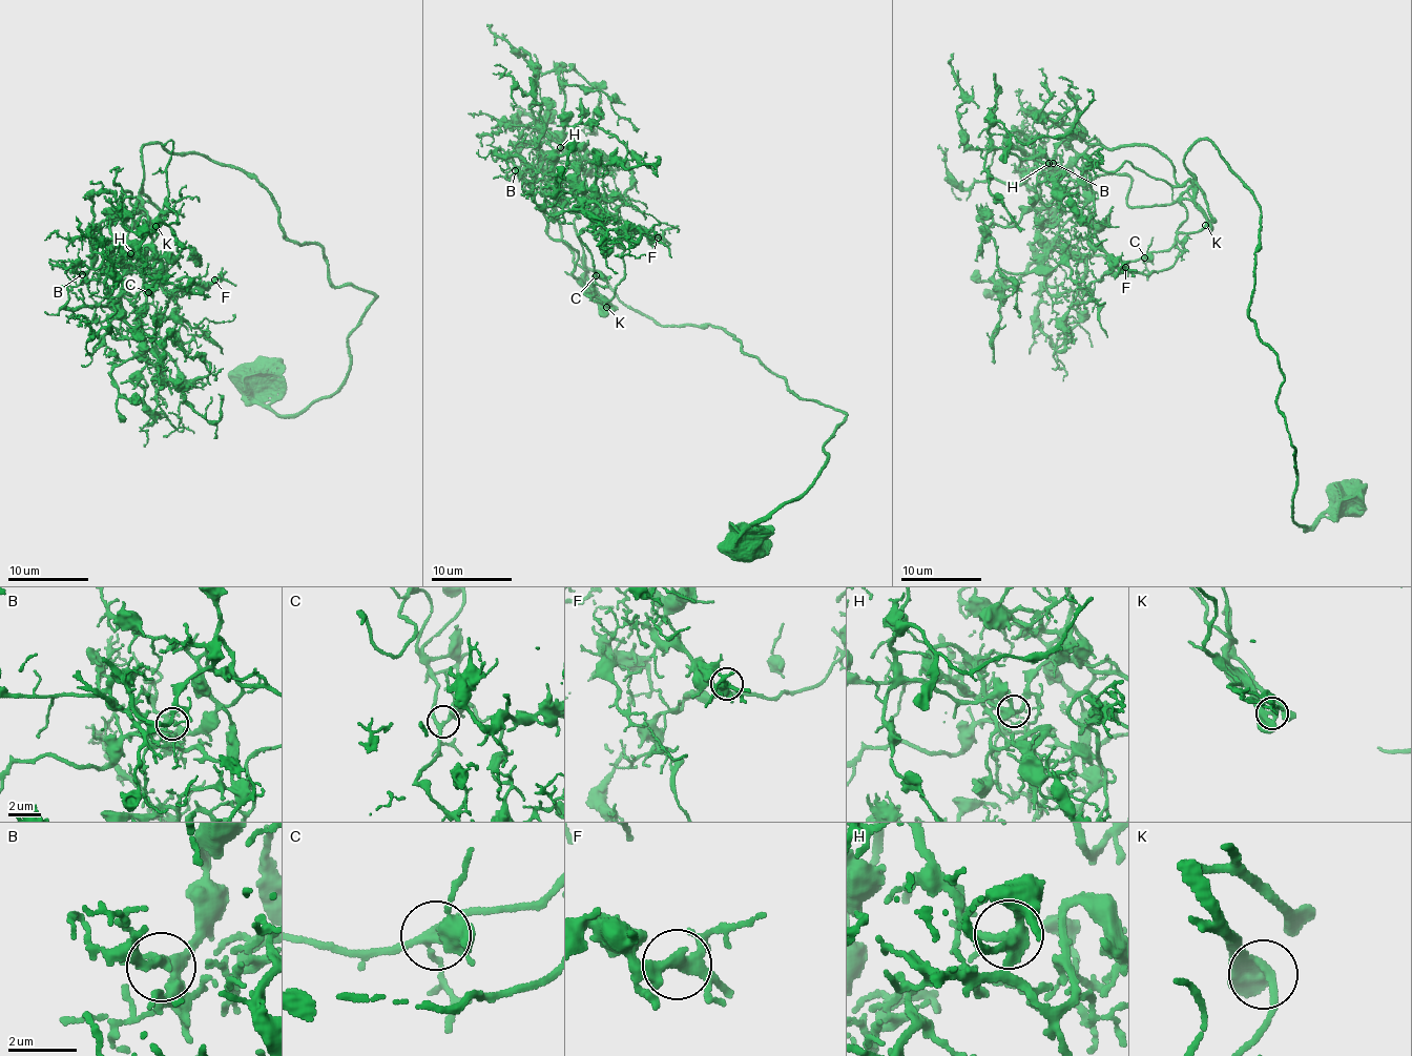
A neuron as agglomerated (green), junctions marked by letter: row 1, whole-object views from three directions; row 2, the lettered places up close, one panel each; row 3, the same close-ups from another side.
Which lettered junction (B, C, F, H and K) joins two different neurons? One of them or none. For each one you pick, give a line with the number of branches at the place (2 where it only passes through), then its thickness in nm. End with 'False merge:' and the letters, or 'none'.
False merge: none

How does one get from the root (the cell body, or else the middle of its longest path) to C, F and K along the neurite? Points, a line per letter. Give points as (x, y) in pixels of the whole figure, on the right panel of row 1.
C: (1350, 500), (1292, 520), (1283, 374), (1248, 314), (1261, 206), (1212, 143), (1184, 158), (1180, 232), (1144, 257)
F: (1350, 500), (1292, 520), (1248, 314), (1261, 206), (1212, 143), (1178, 186), (1078, 161), (1125, 267)
K: (1350, 500), (1305, 532), (1292, 520), (1283, 374), (1248, 314), (1261, 206), (1200, 139), (1184, 168), (1205, 225)

